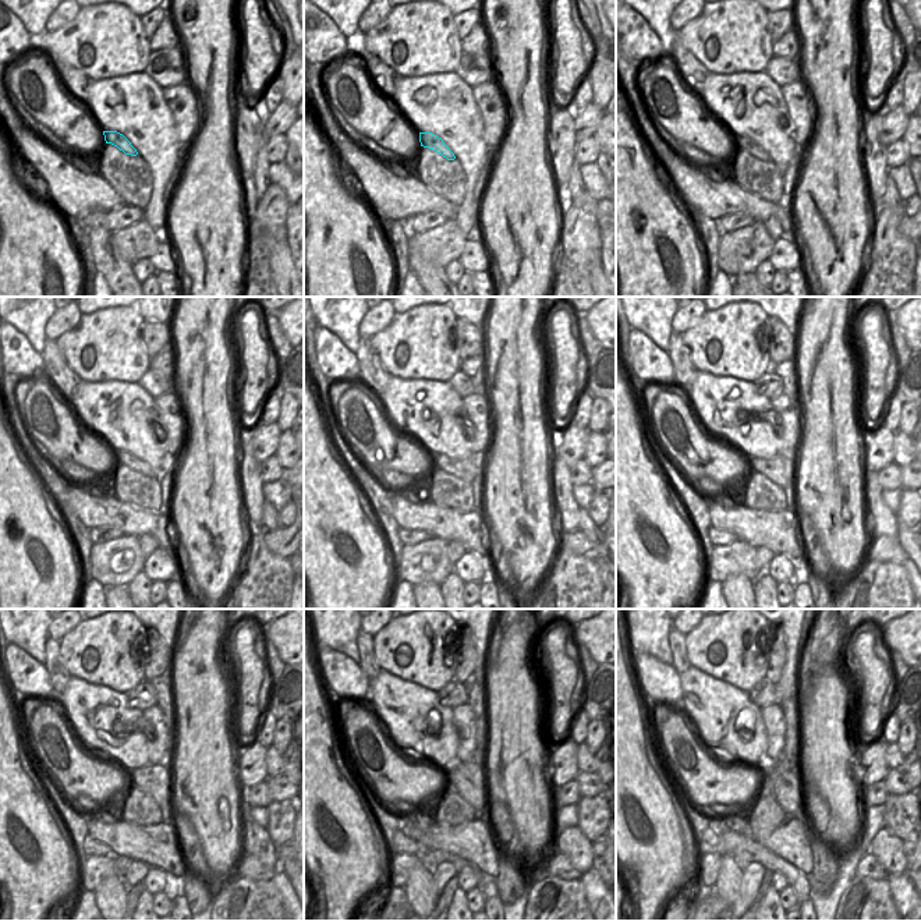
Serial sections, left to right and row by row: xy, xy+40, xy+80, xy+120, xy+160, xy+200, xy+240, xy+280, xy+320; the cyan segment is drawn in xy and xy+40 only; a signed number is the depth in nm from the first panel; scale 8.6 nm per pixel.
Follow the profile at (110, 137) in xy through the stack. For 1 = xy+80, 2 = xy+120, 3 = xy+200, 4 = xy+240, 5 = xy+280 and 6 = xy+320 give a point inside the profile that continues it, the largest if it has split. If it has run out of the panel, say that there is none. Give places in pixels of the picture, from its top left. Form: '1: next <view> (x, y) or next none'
1: next xy+80 (743, 142)
2: next xy+120 (124, 457)
3: next xy+200 (780, 470)
4: next xy+240 (155, 779)
5: next xy+280 (468, 780)
6: next xy+320 (789, 792)

